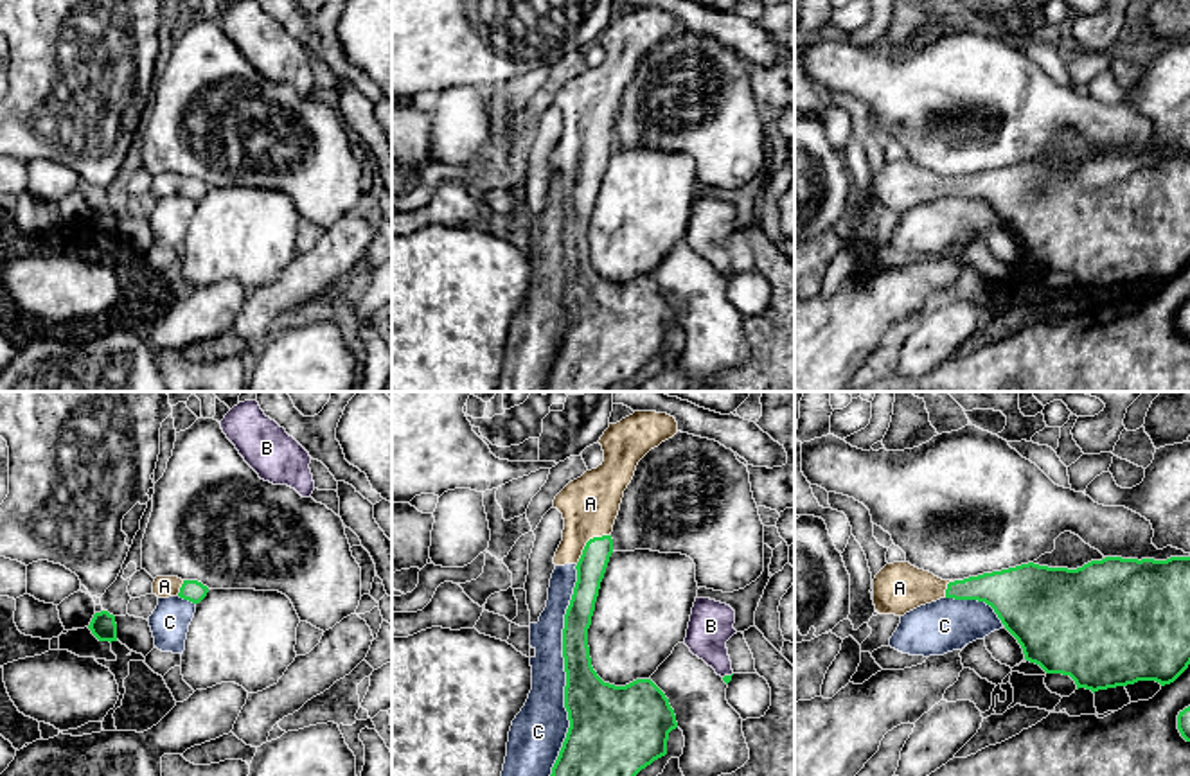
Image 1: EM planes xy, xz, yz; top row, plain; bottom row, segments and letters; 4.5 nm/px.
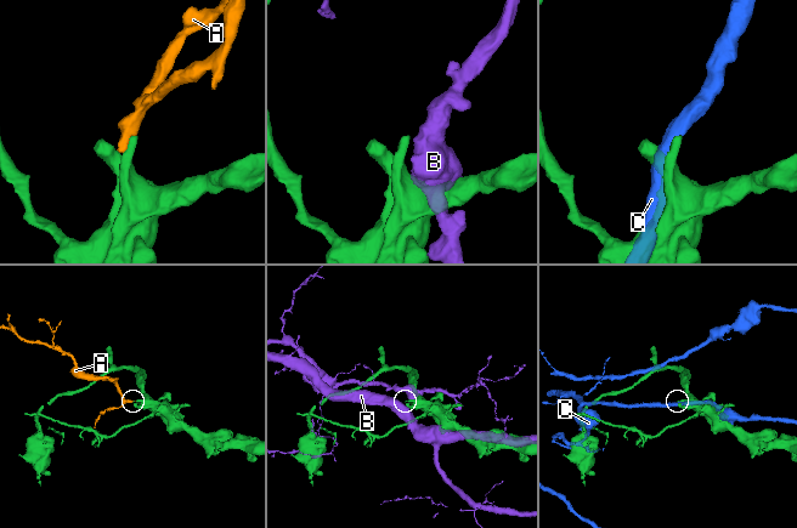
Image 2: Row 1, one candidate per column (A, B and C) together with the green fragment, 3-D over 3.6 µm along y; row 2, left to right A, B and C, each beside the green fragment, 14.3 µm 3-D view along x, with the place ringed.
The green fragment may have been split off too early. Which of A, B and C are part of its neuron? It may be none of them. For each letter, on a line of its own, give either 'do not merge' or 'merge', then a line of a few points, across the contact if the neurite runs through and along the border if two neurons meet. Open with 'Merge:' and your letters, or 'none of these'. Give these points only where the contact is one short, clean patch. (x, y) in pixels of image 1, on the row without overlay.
Merge: A
A: merge; line xz (595, 153), (588, 139), (590, 101)
B: do not merge
C: do not merge

